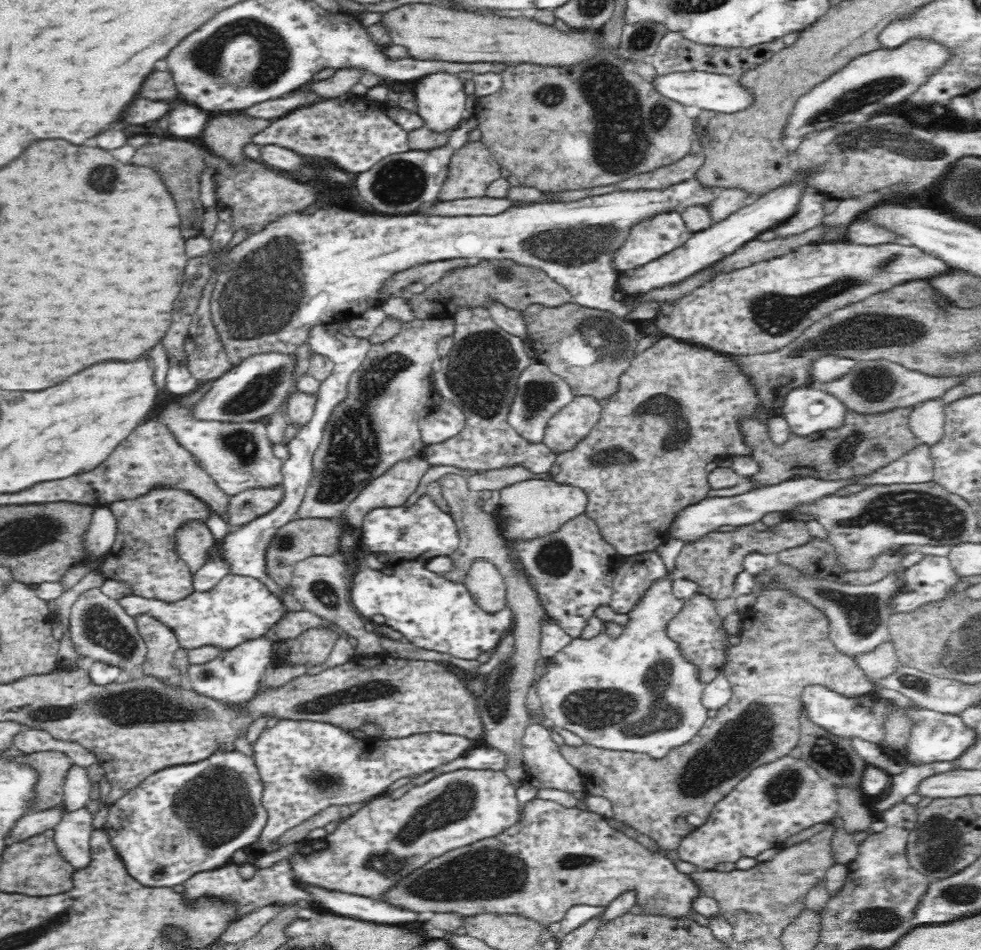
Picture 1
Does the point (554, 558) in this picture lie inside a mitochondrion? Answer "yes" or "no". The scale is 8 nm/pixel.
yes

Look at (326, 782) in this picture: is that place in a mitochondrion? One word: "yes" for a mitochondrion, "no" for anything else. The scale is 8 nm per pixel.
yes

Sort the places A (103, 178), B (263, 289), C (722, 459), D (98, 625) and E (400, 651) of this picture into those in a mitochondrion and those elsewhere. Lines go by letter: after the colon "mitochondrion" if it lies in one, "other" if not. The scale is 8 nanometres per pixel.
A: mitochondrion
B: mitochondrion
C: other
D: mitochondrion
E: other

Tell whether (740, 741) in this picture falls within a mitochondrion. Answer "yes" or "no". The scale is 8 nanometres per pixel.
yes

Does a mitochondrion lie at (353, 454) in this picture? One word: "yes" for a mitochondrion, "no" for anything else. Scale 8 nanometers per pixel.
yes

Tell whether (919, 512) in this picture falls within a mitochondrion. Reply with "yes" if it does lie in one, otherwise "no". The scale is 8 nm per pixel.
yes

